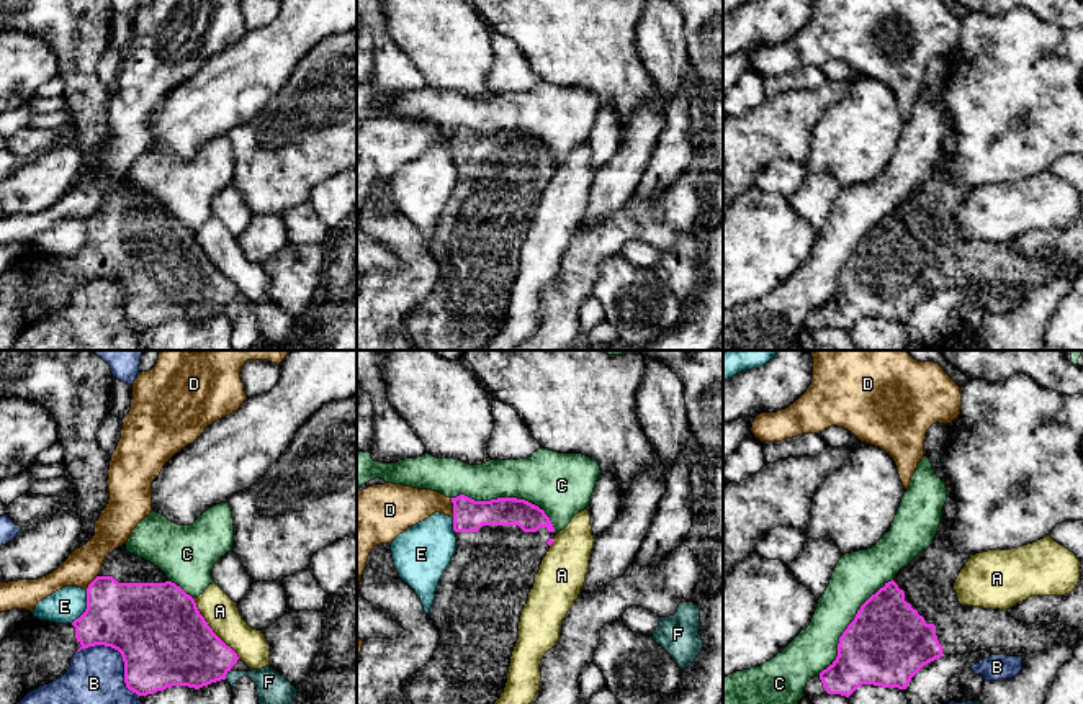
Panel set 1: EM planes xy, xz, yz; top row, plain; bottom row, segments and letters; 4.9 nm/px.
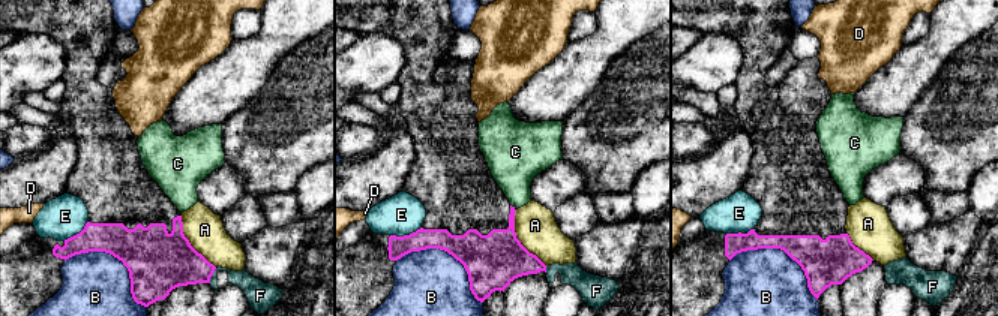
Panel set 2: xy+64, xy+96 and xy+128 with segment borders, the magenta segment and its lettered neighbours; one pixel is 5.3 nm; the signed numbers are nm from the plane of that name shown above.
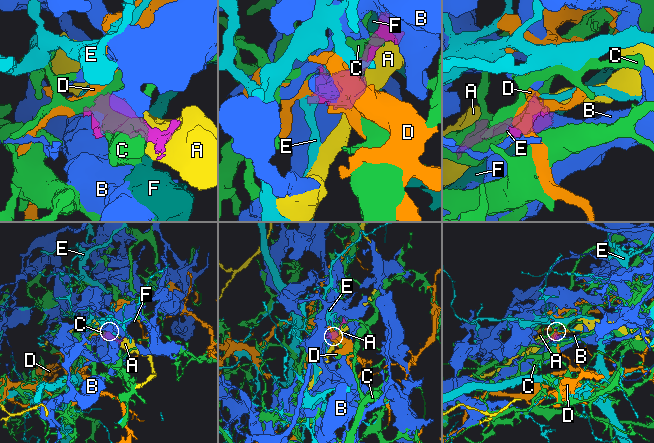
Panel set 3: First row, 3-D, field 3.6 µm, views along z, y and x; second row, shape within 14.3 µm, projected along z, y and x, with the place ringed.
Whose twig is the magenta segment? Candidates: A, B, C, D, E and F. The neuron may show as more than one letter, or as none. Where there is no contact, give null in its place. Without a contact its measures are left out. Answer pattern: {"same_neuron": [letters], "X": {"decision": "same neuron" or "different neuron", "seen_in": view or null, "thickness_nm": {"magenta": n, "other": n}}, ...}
{"same_neuron": [], "A": {"decision": "different neuron", "seen_in": "xy", "thickness_nm": {"magenta": 440, "other": 170}}, "B": {"decision": "different neuron", "seen_in": "xy", "thickness_nm": {"magenta": 440, "other": 340}}, "C": {"decision": "different neuron", "seen_in": "xz", "thickness_nm": {"magenta": 160, "other": 280}}, "D": {"decision": "different neuron", "seen_in": "xz", "thickness_nm": {"magenta": 160, "other": 200}}, "E": {"decision": "different neuron", "seen_in": "xy", "thickness_nm": {"magenta": 360, "other": 170}}, "F": {"decision": "different neuron", "seen_in": "xy", "thickness_nm": {"magenta": 360, "other": 170}}}

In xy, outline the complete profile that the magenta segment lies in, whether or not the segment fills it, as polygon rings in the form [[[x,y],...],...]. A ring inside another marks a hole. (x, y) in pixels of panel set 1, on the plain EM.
[[[123,177],[106,188],[101,205],[88,218],[87,242],[79,252],[72,257],[56,257],[31,247],[0,275],[0,350],[11,350],[16,337],[29,324],[62,311],[74,288],[95,278],[121,287],[126,321],[137,329],[172,319],[200,323],[226,313],[239,293],[208,259],[195,232],[159,200],[129,187]]]

